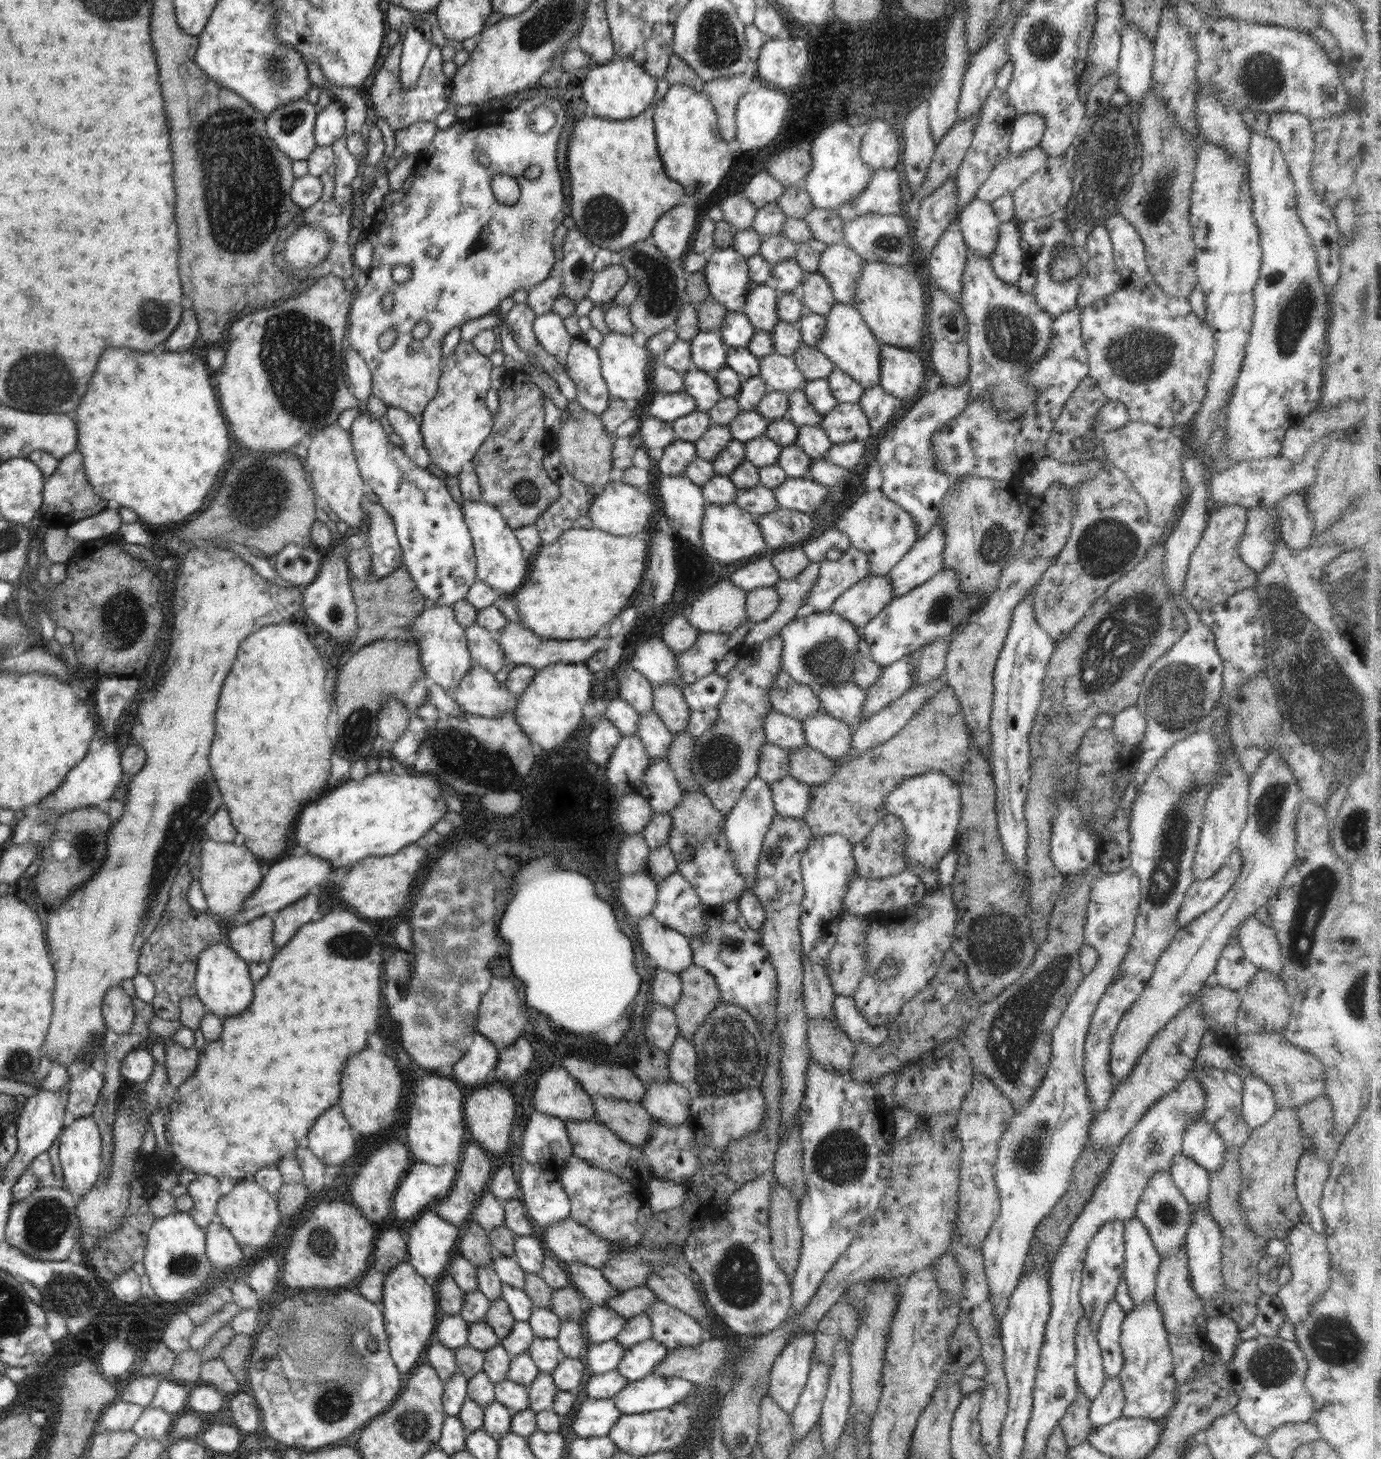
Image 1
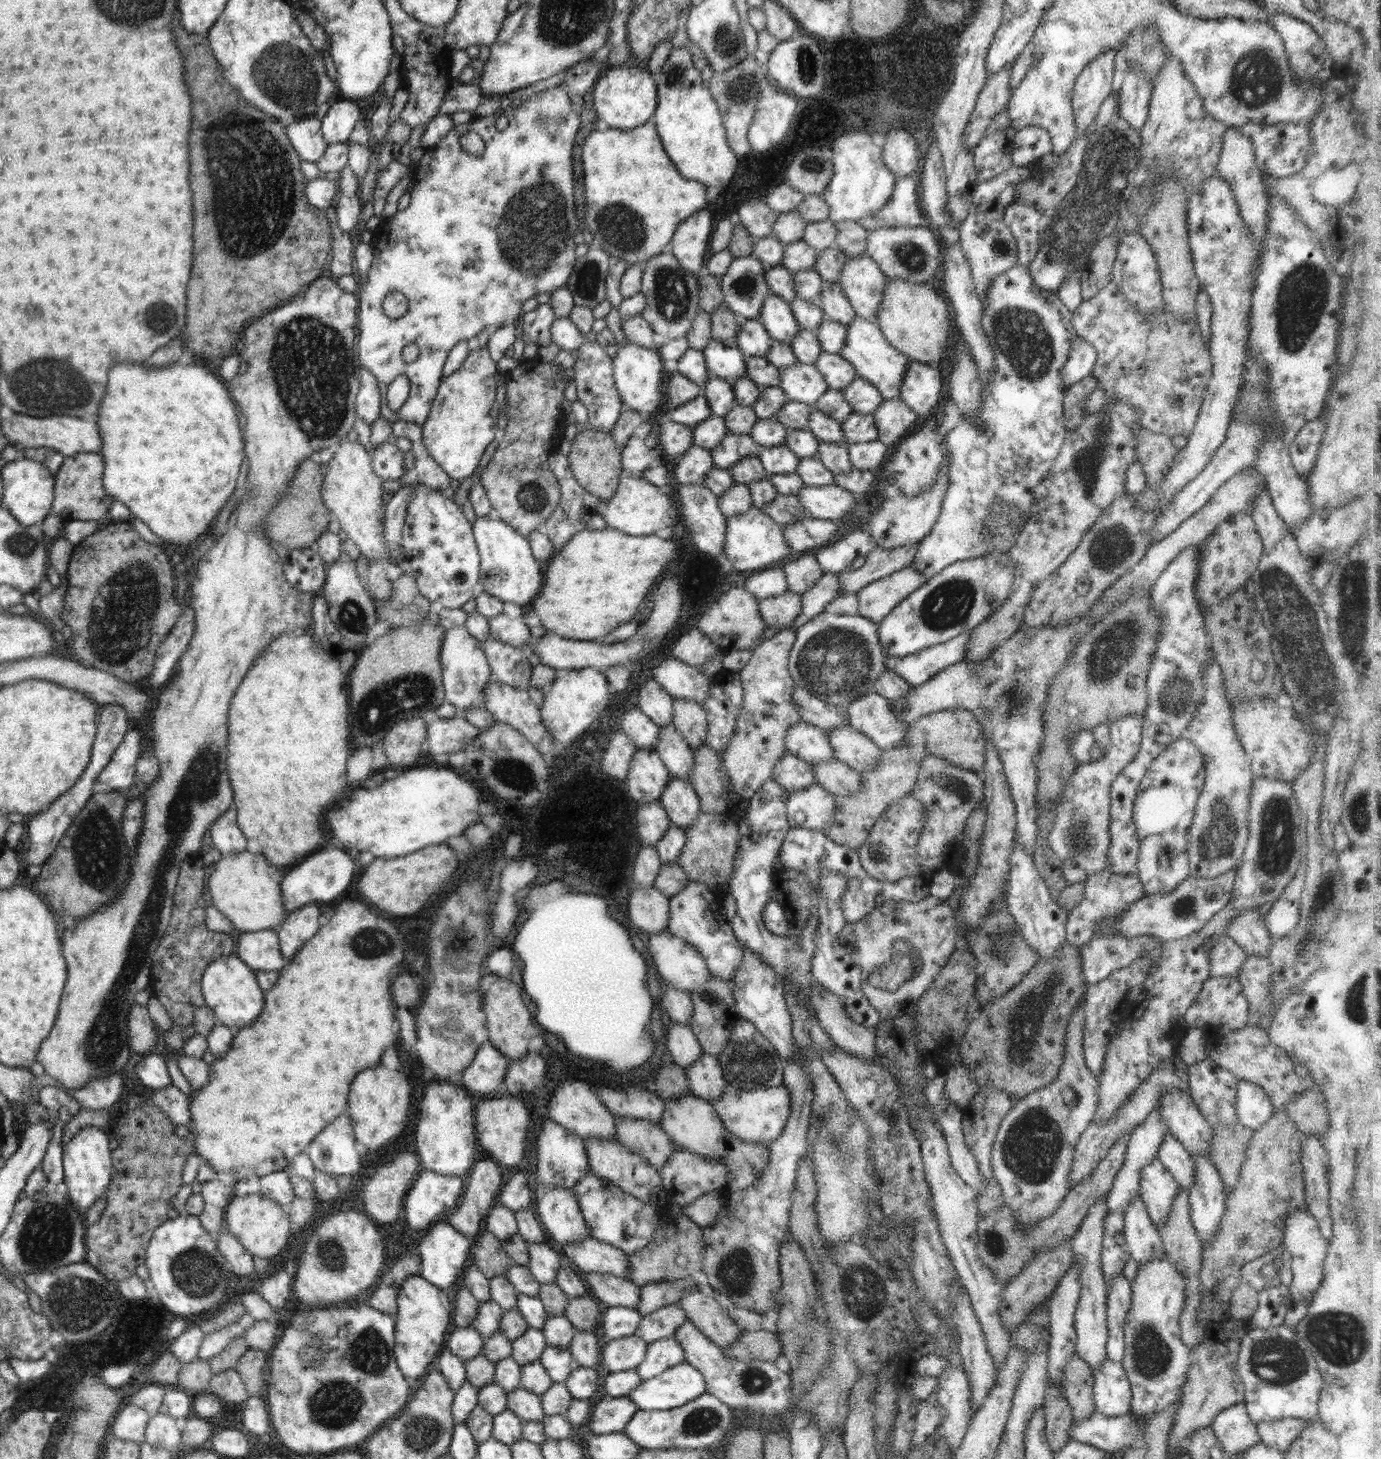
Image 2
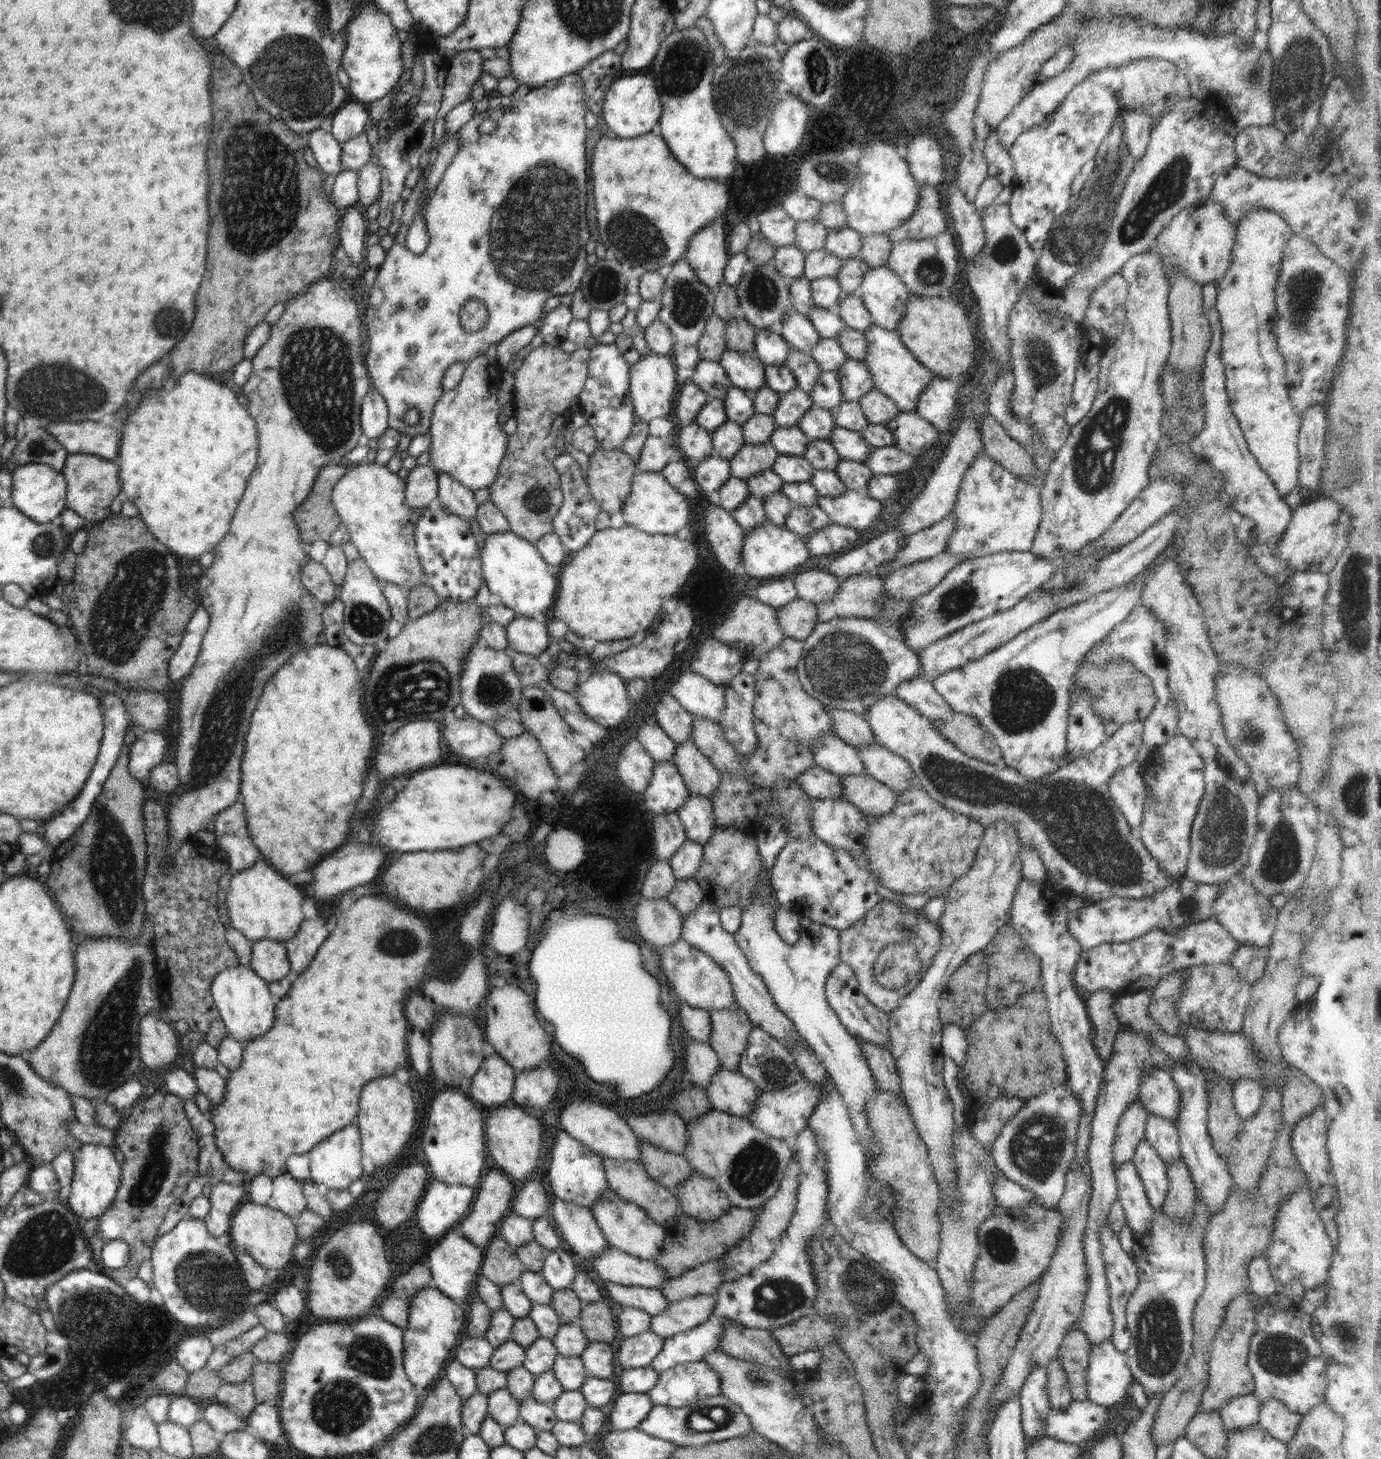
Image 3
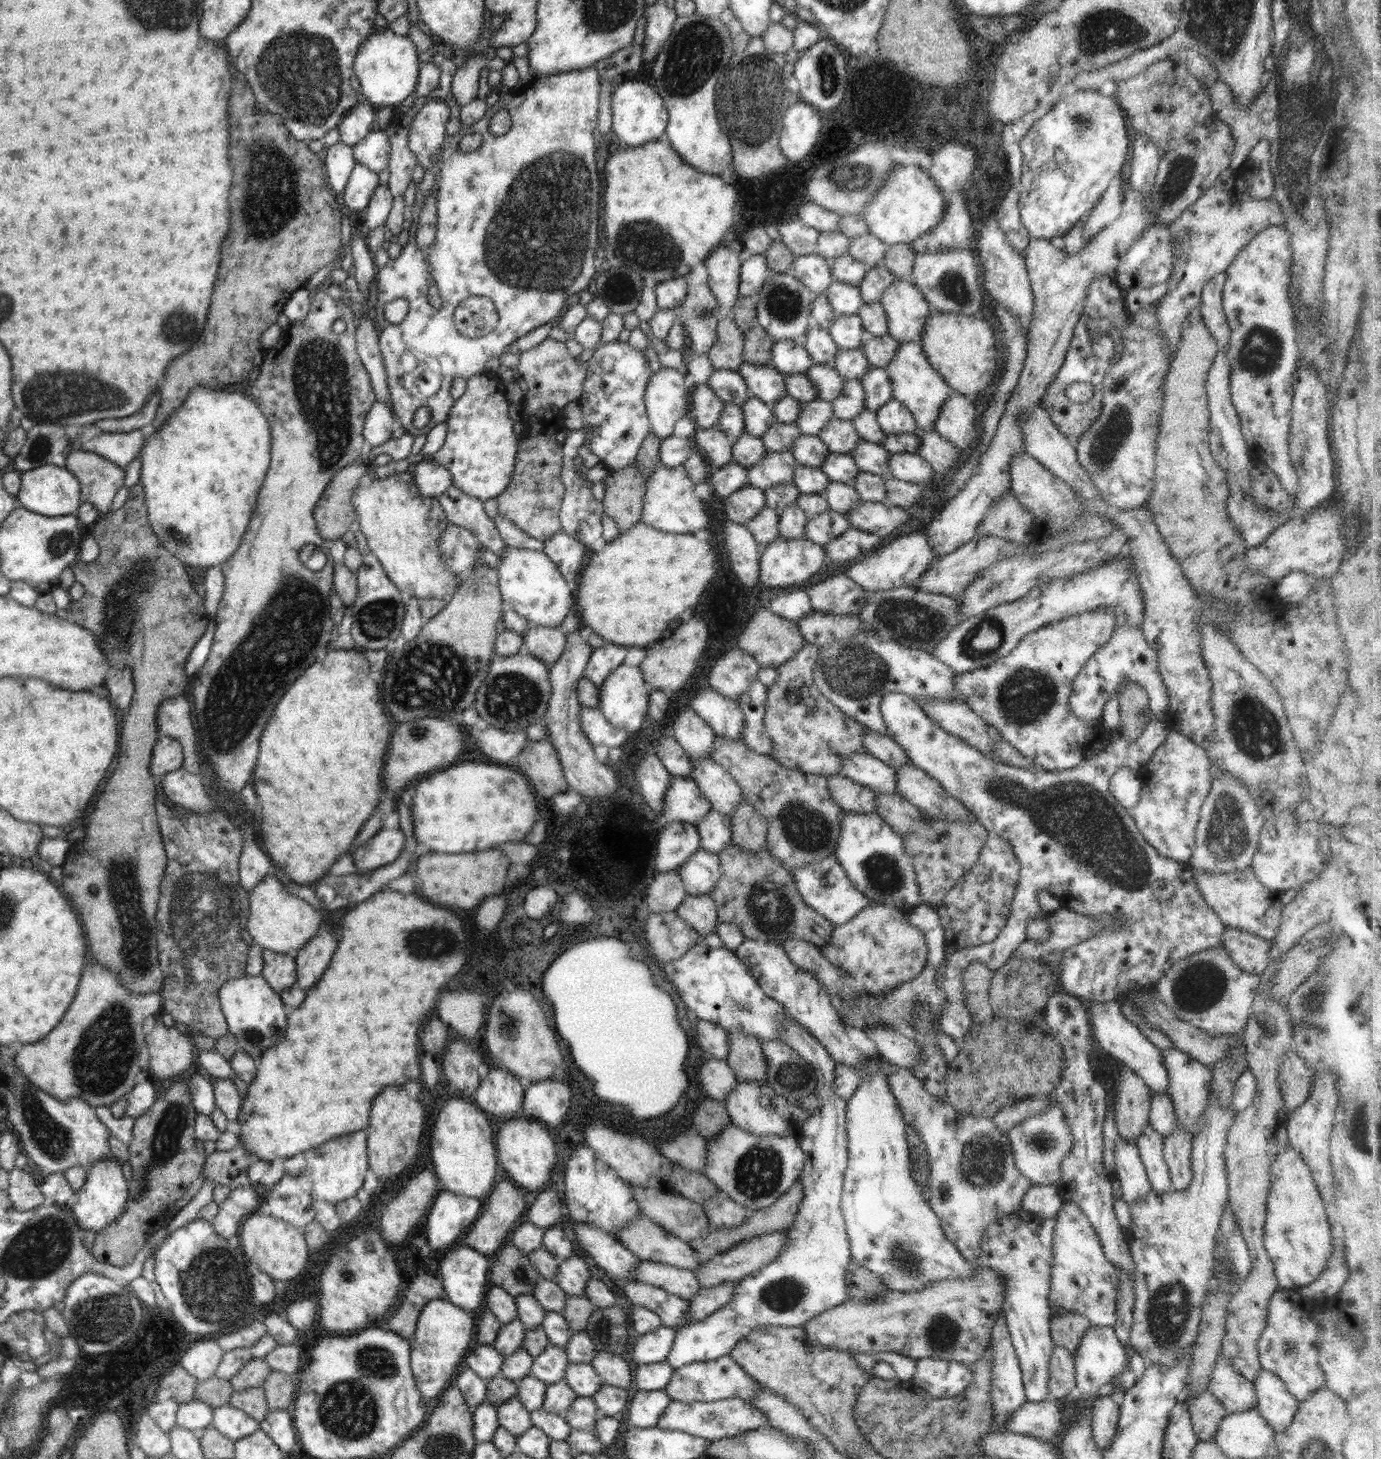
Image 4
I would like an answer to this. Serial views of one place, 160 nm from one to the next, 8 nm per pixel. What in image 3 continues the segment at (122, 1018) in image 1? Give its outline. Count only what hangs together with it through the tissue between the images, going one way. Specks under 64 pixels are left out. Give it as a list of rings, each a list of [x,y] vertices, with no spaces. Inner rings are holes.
[[[144,1015],[139,1024],[141,1061],[150,1069],[172,1066],[179,1056],[178,1036],[167,1019],[162,1019],[158,1015]]]

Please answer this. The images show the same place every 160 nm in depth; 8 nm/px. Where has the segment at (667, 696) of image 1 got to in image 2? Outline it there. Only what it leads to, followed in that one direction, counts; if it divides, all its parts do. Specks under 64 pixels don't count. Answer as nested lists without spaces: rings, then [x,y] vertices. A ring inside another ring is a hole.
[[[674,700],[674,726],[692,749],[705,745],[707,735],[706,712],[700,705],[688,700]]]

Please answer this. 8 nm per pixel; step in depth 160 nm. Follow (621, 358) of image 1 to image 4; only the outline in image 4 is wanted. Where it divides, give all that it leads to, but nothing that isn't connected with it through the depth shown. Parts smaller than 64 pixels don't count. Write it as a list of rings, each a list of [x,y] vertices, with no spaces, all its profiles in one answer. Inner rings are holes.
[[[662,366],[649,378],[644,402],[651,432],[655,436],[668,440],[676,421],[688,415],[691,388],[687,374],[673,368]]]

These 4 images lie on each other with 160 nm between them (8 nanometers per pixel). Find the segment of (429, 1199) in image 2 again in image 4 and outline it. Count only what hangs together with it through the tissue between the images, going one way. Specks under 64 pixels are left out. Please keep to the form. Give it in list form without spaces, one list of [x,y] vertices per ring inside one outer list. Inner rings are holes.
[[[440,1189],[423,1223],[430,1248],[450,1249],[462,1243],[464,1234],[481,1211],[482,1203],[482,1200]]]

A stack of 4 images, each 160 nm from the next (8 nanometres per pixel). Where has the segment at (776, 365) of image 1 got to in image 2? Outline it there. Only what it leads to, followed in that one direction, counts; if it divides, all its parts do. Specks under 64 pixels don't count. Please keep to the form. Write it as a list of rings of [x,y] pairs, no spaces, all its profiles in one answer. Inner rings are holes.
[[[798,361],[780,371],[779,387],[790,401],[802,401],[814,406],[829,387],[824,375],[812,364]]]

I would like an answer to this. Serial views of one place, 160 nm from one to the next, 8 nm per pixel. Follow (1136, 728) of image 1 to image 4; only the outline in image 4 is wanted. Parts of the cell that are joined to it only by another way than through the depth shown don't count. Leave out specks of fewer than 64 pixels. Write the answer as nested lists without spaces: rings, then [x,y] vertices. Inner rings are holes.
[[[889,692],[882,697],[879,707],[881,730],[893,737],[903,748],[917,769],[936,779],[944,791],[959,800],[990,834],[1002,837],[1013,848],[1020,863],[1020,878],[1011,911],[1005,927],[990,943],[961,948],[953,953],[942,972],[940,986],[947,997],[947,1006],[939,1020],[939,1027],[956,1042],[962,1044],[969,1026],[973,1023],[962,991],[962,975],[971,962],[981,962],[992,972],[997,971],[1013,952],[1024,943],[1028,923],[1044,914],[1038,904],[1037,894],[1045,890],[1053,894],[1064,908],[1090,915],[1110,915],[1115,920],[1113,928],[1101,928],[1094,937],[1064,949],[1058,981],[1062,990],[1087,1002],[1108,1002],[1122,999],[1127,990],[1136,984],[1153,986],[1166,974],[1170,966],[1197,952],[1218,948],[1222,943],[1225,926],[1208,906],[1198,890],[1195,874],[1188,863],[1180,863],[1162,856],[1146,842],[1131,813],[1110,793],[1113,777],[1119,772],[1137,773],[1148,762],[1154,751],[1164,742],[1170,728],[1167,722],[1153,719],[1138,738],[1131,743],[1124,736],[1114,737],[1096,756],[1091,756],[1077,767],[1048,772],[1044,769],[1018,768],[1000,763],[970,746],[959,736],[942,730],[921,710],[916,701],[903,692]]]

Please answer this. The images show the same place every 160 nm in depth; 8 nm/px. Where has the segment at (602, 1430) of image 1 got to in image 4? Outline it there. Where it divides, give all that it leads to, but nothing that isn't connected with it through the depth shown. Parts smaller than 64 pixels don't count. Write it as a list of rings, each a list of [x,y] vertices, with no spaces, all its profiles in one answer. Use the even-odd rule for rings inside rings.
[[[663,1389],[638,1391],[627,1404],[628,1422],[639,1428],[656,1427],[660,1415],[670,1401],[671,1398]]]

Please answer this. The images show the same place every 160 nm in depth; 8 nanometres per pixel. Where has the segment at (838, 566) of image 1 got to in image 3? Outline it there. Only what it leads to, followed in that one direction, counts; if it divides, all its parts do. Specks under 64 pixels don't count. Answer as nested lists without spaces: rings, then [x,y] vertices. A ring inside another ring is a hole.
[[[952,512],[938,524],[910,535],[902,548],[894,555],[891,570],[895,571],[897,568],[922,562],[943,553],[946,551],[947,540],[954,533],[954,529],[955,516]]]

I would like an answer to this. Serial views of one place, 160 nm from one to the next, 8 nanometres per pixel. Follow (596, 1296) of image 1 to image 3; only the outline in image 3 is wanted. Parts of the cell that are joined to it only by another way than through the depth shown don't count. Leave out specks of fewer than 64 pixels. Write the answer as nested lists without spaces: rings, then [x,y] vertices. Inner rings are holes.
[[[606,1281],[606,1290],[608,1296],[622,1307],[639,1308],[652,1317],[665,1311],[670,1303],[658,1288],[630,1287]]]

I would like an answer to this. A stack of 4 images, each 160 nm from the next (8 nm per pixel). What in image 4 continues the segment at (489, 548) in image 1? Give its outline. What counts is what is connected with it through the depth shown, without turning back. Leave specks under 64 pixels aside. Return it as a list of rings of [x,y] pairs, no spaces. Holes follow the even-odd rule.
[[[504,547],[499,554],[498,586],[507,609],[523,616],[532,626],[555,628],[575,606],[574,591],[544,551]]]

